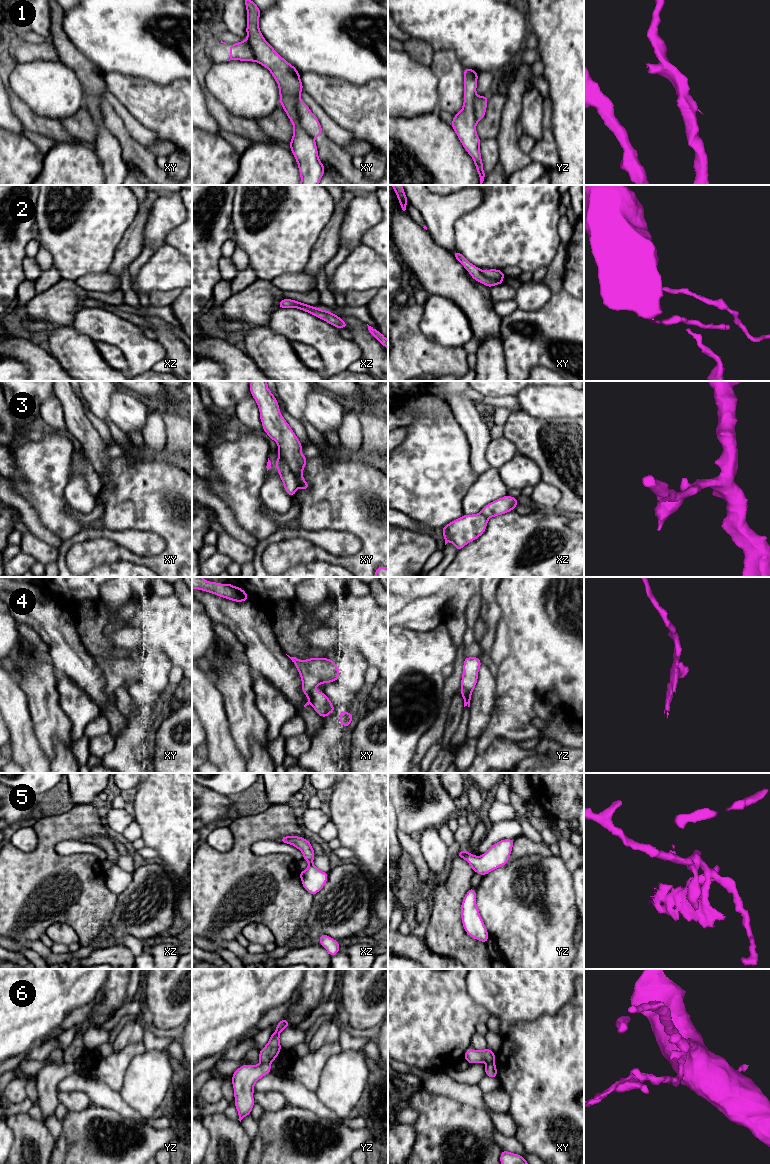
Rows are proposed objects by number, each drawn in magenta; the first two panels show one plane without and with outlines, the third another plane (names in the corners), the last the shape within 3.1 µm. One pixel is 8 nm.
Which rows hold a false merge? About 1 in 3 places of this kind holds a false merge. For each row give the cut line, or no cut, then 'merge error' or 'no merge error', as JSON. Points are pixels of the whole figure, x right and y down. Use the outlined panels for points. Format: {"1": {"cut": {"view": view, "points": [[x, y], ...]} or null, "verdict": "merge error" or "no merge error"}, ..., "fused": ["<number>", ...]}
{"1": {"cut": {"view": "xy", "points": [[299, 98], [296, 102], [296, 111], [300, 125], [313, 138]]}, "verdict": "merge error"}, "2": {"cut": null, "verdict": "no merge error"}, "3": {"cut": {"view": "xy", "points": [[279, 454], [288, 465], [298, 486]]}, "verdict": "merge error"}, "4": {"cut": {"view": "xy", "points": [[314, 688], [311, 691], [310, 703]]}, "verdict": "merge error"}, "5": {"cut": null, "verdict": "no merge error"}, "6": {"cut": {"view": "yz", "points": [[261, 1062], [269, 1064]]}, "verdict": "merge error"}, "fused": ["1", "3", "4", "6"]}

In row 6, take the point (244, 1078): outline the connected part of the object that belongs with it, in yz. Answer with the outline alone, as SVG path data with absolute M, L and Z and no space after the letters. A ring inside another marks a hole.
M260 1063L259 1065L242 1065L232 1074L234 1106L237 1108L240 1122L251 1114L255 1104L253 1098L255 1083L270 1072L272 1072L270 1064Z

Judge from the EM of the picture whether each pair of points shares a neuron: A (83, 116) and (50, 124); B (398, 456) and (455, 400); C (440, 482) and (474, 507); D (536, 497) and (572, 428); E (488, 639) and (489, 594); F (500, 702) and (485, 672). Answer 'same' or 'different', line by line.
A: different
B: different
C: different
D: different
E: same
F: different

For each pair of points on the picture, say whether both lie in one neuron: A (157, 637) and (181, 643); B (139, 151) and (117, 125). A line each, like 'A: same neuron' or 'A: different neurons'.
A: same neuron
B: same neuron

